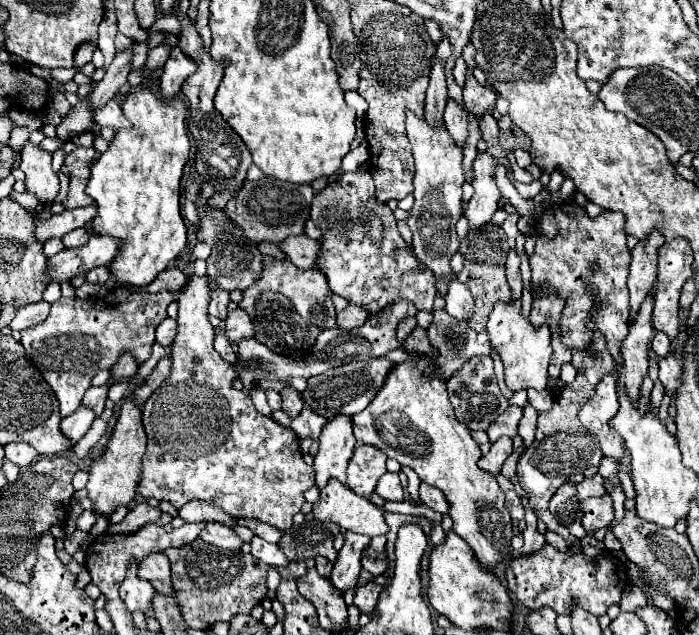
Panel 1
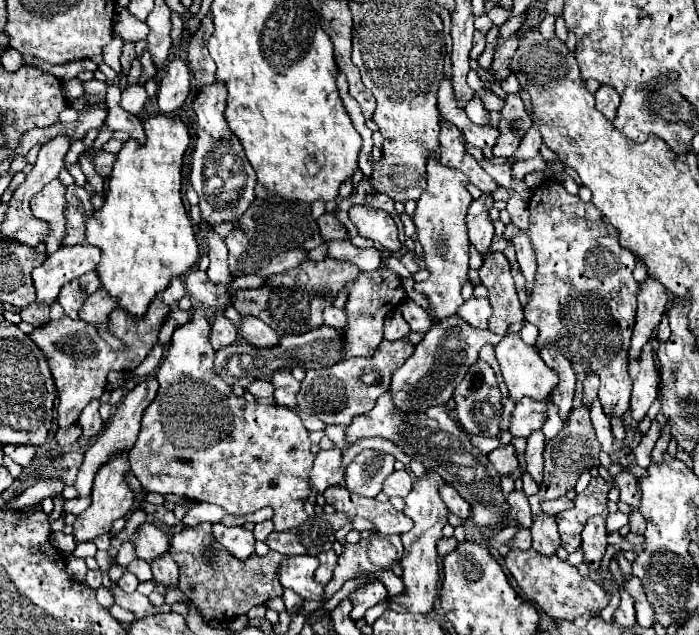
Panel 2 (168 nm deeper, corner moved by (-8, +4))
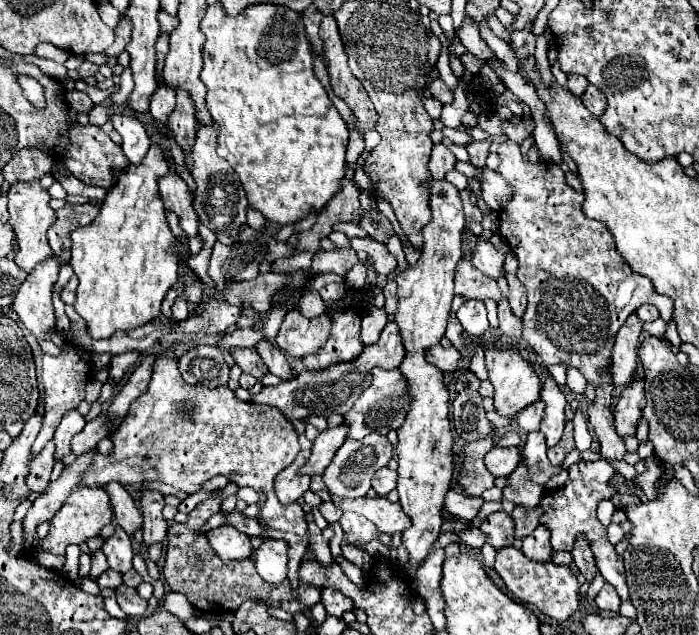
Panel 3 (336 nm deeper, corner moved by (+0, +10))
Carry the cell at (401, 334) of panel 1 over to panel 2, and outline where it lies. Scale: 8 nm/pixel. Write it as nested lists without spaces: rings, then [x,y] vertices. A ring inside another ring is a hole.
[[[392,311],[384,323],[384,339],[396,341],[396,339],[406,339],[410,335],[410,325],[402,317],[400,311]]]

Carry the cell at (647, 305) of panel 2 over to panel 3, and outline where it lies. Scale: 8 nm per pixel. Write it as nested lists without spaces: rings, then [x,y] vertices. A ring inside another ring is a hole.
[[[632,313],[616,333],[616,343],[612,347],[612,369],[610,369],[614,387],[624,387],[634,379],[640,331],[642,331],[640,319],[636,317],[636,313]]]

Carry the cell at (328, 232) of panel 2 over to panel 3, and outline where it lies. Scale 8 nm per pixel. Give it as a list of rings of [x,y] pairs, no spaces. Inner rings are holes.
[[[336,223],[334,231],[342,231],[348,237],[370,237],[358,223]]]

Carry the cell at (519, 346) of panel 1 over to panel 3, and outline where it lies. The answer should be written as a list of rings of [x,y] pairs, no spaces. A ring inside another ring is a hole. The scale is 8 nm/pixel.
[[[488,349],[486,351],[486,369],[488,369],[488,379],[494,385],[494,409],[502,417],[512,419],[520,409],[540,399],[540,379],[516,349],[506,349],[506,351]]]

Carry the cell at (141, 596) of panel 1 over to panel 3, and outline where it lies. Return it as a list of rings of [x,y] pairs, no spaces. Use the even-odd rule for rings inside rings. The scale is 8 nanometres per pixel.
[[[106,569],[104,573],[100,573],[100,575],[96,577],[96,583],[98,583],[100,589],[104,589],[104,587],[116,589],[118,585],[122,585],[122,575],[120,575],[118,571],[114,571],[114,569]]]

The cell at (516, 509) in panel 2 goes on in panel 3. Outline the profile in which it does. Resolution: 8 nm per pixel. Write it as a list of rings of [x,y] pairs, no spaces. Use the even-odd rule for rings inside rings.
[[[504,511],[490,515],[482,523],[480,531],[486,535],[486,543],[490,543],[496,551],[514,543],[514,521]]]

